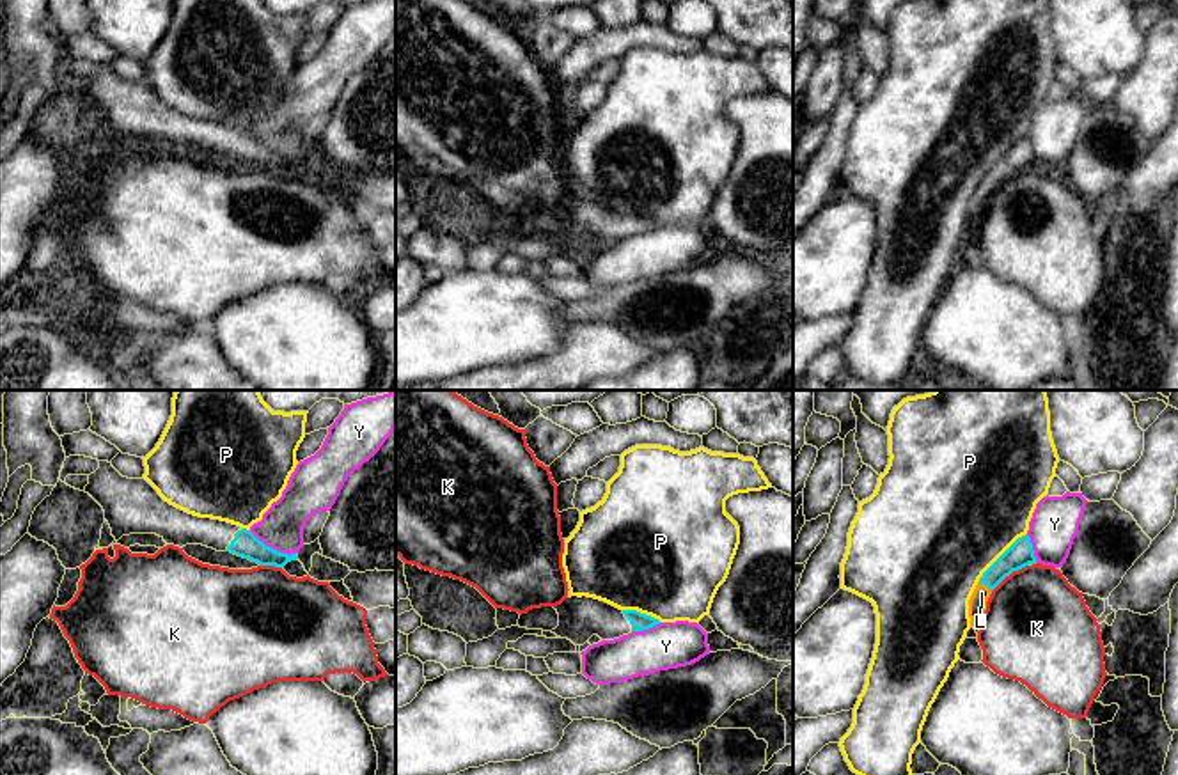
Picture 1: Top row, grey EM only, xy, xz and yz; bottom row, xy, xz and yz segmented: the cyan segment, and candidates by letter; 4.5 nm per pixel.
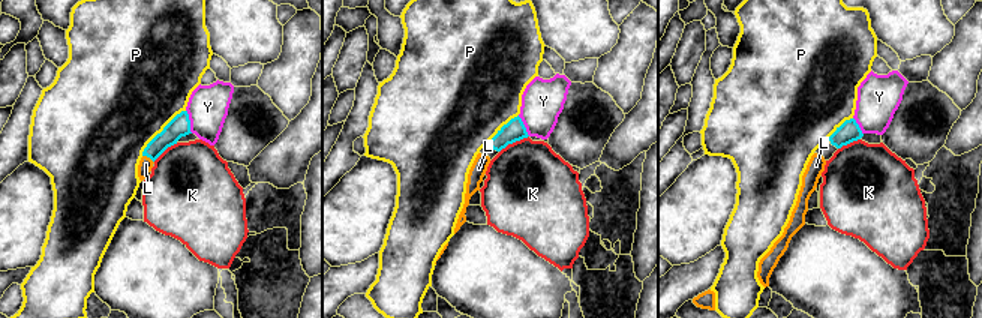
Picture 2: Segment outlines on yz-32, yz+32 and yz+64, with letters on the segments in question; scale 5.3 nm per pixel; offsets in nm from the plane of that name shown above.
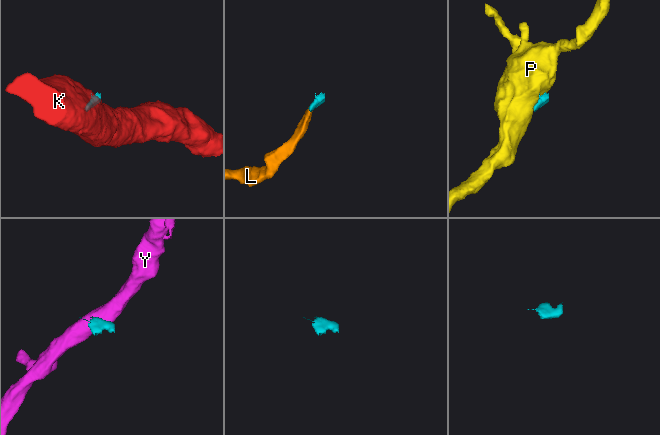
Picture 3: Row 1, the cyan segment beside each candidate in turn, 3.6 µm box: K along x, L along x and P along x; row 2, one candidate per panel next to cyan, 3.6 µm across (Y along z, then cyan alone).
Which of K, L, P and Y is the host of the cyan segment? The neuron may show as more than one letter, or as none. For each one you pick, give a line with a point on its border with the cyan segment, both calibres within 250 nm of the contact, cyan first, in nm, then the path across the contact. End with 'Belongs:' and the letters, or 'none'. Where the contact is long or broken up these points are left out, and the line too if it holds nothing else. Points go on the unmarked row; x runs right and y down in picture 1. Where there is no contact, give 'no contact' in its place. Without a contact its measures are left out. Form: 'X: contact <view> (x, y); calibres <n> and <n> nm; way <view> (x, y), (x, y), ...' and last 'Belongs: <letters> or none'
L: contact yz (985, 187); calibres 120 and 80 nm
Belongs: L

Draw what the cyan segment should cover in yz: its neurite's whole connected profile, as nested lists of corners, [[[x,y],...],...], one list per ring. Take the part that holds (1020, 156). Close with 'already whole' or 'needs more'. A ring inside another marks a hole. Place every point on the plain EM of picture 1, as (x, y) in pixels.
[[[1025,137],[1018,140],[979,181],[969,202],[970,231],[983,216],[992,193],[1013,174],[1018,174],[1034,165],[1038,163],[1034,160],[1033,145]]] | needs more

